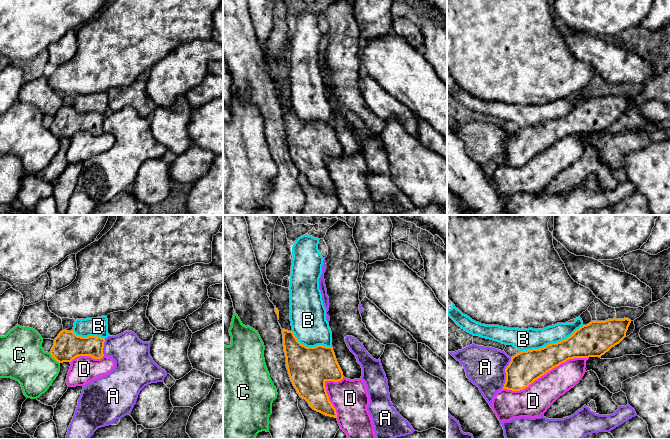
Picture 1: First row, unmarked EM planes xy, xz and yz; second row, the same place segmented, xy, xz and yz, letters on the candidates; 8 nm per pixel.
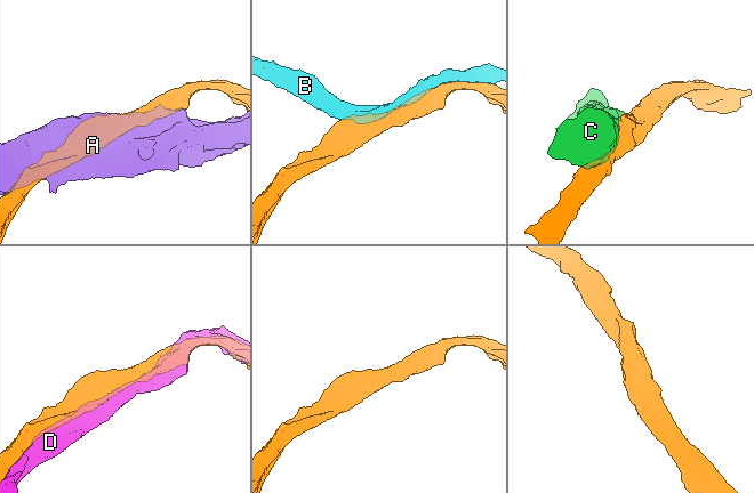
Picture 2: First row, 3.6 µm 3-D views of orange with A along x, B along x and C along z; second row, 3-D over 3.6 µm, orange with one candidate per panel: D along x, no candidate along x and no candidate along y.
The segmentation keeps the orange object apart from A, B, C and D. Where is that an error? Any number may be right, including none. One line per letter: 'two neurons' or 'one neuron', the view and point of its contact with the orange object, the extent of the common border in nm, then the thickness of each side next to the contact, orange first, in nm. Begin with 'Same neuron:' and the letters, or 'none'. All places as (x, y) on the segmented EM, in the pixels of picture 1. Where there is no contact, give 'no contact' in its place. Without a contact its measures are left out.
Same neuron: D
A: two neurons | yz (505, 372) | 260 nm | 260/320 nm
B: two neurons | yz (551, 343) | 550 nm | 240/180 nm
C: two neurons | xy (54, 358) | 120 nm | 220/360 nm
D: one neuron | yz (545, 373) | 750 nm | 260/260 nm

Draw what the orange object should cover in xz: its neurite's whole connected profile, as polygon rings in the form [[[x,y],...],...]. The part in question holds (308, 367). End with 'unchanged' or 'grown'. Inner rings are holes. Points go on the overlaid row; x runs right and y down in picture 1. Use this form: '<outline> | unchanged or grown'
[[[282,329],[282,334],[288,374],[299,396],[305,399],[313,410],[336,418],[348,439],[376,439],[372,419],[367,410],[370,401],[365,382],[362,379],[350,380],[343,376],[332,346],[306,347],[297,340],[292,331]]] | grown

